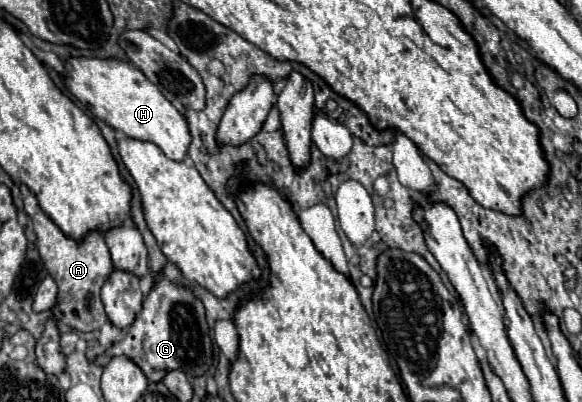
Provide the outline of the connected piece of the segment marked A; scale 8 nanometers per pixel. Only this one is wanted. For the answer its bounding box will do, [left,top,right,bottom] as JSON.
[24,192,114,332]

